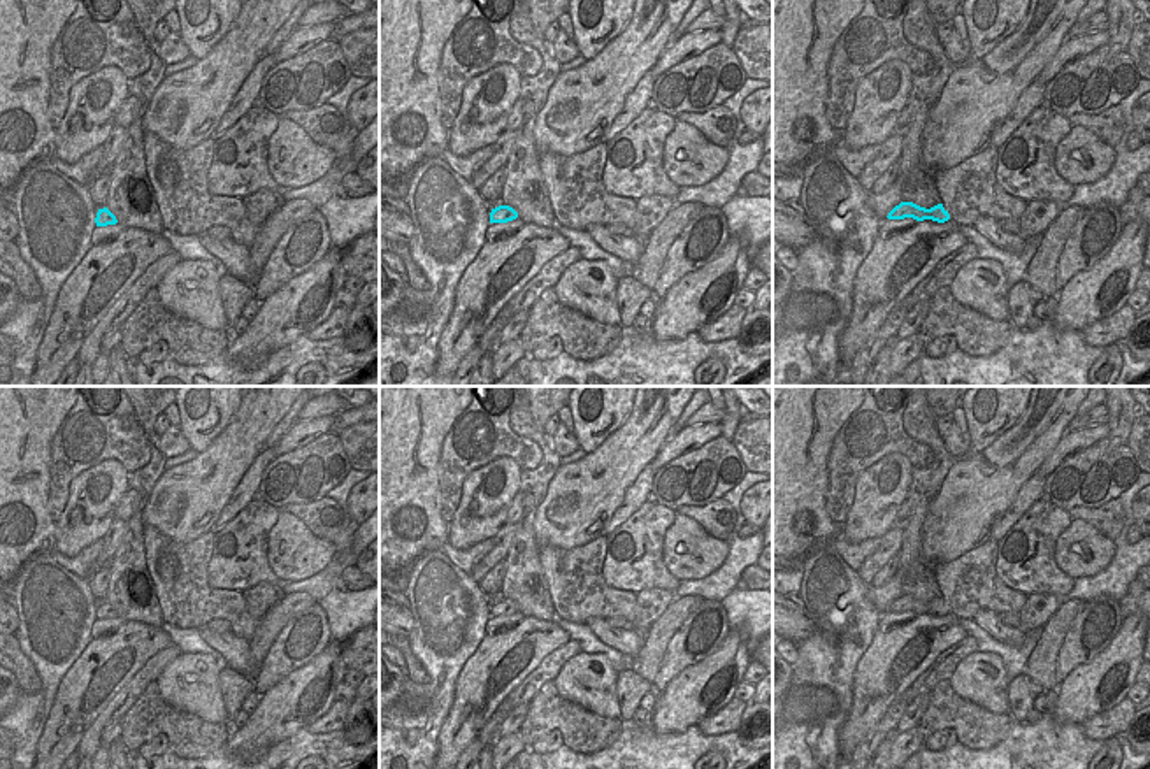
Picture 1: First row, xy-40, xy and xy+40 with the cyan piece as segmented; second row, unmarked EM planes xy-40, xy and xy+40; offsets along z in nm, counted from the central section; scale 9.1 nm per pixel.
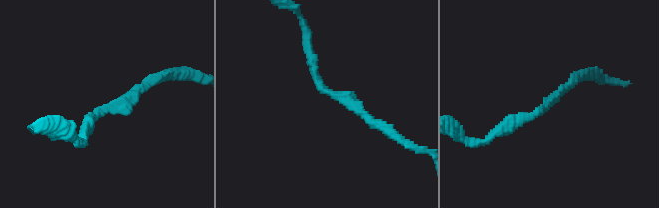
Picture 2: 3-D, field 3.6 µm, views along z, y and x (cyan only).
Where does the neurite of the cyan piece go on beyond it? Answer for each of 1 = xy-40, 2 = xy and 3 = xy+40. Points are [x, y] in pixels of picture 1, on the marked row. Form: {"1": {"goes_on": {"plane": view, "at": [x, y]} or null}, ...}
{"1": {"goes_on": null}, "2": {"goes_on": null}, "3": {"goes_on": null}}

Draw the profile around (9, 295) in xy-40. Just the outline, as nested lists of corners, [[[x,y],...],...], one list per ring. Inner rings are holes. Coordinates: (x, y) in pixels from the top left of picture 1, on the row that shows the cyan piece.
[[[0,272],[0,321],[7,320],[21,302],[19,290],[12,277]]]

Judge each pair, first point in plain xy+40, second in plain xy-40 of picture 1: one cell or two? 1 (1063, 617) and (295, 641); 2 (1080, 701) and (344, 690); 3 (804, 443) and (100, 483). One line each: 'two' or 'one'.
1: two
2: two
3: two

